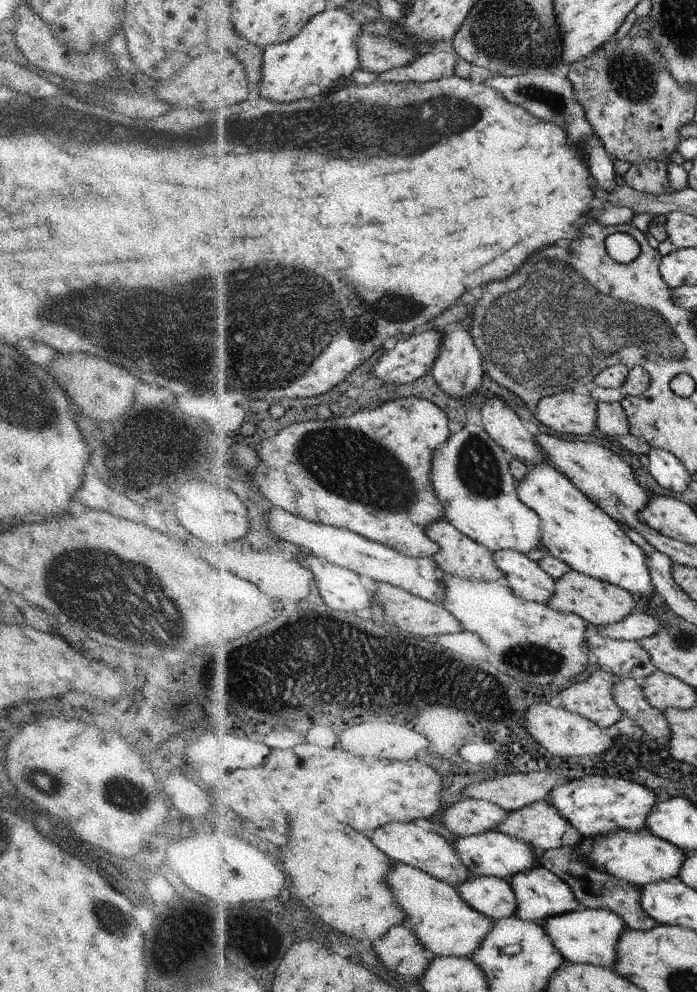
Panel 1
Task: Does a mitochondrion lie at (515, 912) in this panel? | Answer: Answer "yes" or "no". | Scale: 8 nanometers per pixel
no

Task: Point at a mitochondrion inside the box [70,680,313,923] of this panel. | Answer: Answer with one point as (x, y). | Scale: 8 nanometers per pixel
(125, 794)

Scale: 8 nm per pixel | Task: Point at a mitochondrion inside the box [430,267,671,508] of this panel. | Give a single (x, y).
(477, 467)

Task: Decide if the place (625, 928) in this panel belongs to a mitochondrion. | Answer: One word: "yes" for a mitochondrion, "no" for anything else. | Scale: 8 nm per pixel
no

